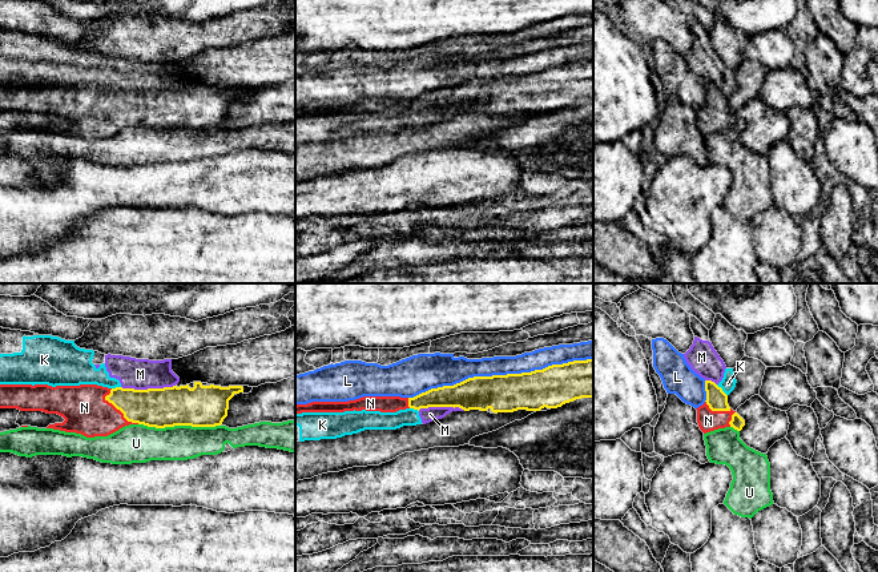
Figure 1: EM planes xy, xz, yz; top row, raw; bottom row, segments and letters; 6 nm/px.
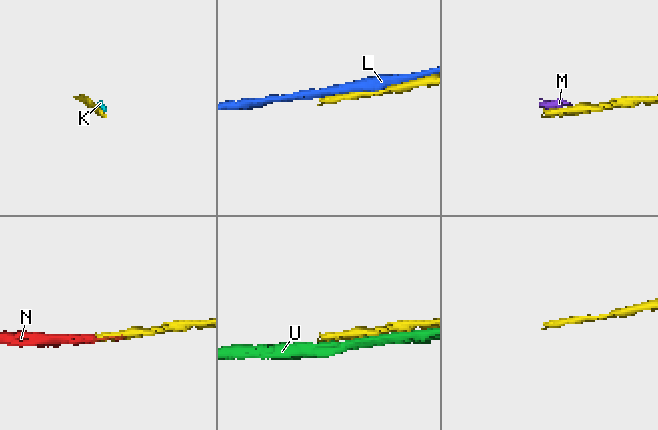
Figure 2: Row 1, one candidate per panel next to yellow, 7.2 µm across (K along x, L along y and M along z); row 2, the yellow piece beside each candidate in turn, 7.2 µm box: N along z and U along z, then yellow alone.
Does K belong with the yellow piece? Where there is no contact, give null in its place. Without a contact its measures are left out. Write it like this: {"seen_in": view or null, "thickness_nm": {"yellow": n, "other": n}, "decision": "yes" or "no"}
{"seen_in": "yz", "thickness_nm": {"yellow": 130, "other": 90}, "decision": "no"}

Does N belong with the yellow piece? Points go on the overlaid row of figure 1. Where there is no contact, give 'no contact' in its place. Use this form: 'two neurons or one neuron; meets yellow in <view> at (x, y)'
one neuron; meets yellow in xy at (119, 409)

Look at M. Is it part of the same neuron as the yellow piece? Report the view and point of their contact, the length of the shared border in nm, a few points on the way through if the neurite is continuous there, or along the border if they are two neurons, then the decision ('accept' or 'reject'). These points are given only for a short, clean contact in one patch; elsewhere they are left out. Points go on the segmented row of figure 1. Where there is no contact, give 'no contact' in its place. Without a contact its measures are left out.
meets yellow in xy at (148, 389); contact 320 nm long; reject

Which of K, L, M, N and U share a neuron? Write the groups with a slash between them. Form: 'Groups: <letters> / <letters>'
Groups: K M / L / N / U

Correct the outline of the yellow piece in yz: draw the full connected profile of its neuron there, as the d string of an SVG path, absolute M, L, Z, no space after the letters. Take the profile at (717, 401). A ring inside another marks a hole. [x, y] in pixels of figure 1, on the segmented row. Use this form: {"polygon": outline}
{"polygon": "M705 380L706 400L697 410L697 423L706 434L718 428L733 427L741 431L745 420L728 404L728 395L712 380Z"}

